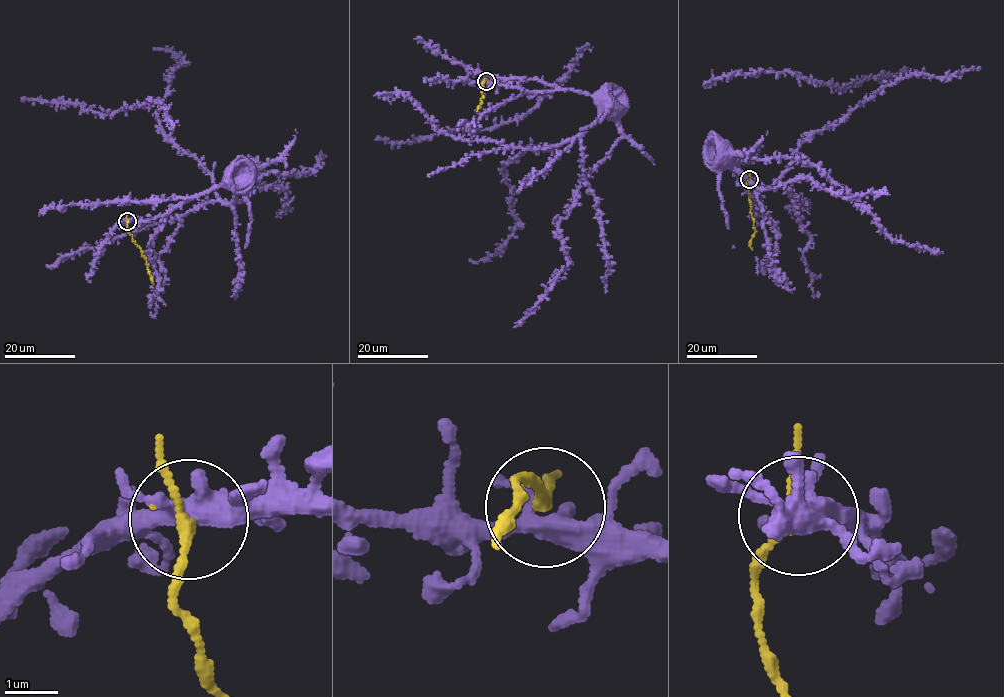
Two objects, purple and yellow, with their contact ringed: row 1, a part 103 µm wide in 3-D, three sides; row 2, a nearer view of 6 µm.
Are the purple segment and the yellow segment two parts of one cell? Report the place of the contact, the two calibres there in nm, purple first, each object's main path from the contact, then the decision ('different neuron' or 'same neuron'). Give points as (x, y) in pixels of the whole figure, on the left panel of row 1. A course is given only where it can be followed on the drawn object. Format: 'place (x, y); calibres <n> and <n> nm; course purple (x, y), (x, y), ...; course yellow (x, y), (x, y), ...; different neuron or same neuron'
place (127, 221); calibres 360 and 170 nm; course purple (128, 221), (163, 216), (196, 196), (215, 189), (228, 171), (237, 167); course yellow (128, 221), (126, 228), (145, 259), (154, 285); same neuron

